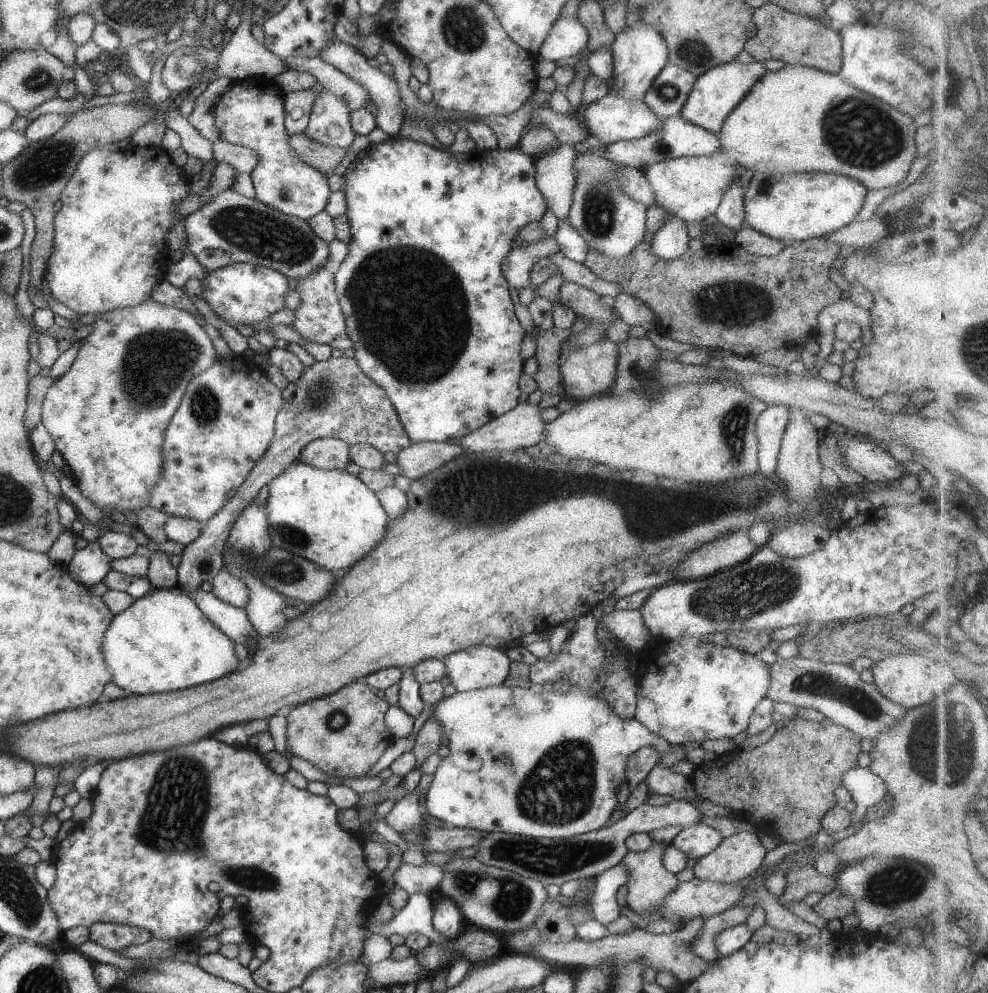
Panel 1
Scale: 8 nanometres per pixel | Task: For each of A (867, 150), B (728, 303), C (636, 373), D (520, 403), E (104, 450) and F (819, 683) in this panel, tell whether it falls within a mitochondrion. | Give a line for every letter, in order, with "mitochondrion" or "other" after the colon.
A: mitochondrion
B: mitochondrion
C: mitochondrion
D: other
E: other
F: mitochondrion

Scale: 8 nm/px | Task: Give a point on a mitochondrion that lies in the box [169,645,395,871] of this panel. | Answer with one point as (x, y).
(338, 719)

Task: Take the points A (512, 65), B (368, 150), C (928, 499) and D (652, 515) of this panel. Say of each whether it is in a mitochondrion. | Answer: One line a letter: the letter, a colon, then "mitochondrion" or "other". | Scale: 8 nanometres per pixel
A: other
B: other
C: other
D: mitochondrion

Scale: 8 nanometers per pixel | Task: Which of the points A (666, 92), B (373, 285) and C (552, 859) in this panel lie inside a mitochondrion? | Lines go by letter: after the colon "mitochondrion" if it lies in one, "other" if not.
A: mitochondrion
B: mitochondrion
C: mitochondrion

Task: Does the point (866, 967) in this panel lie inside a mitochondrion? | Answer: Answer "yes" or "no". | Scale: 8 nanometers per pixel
no

